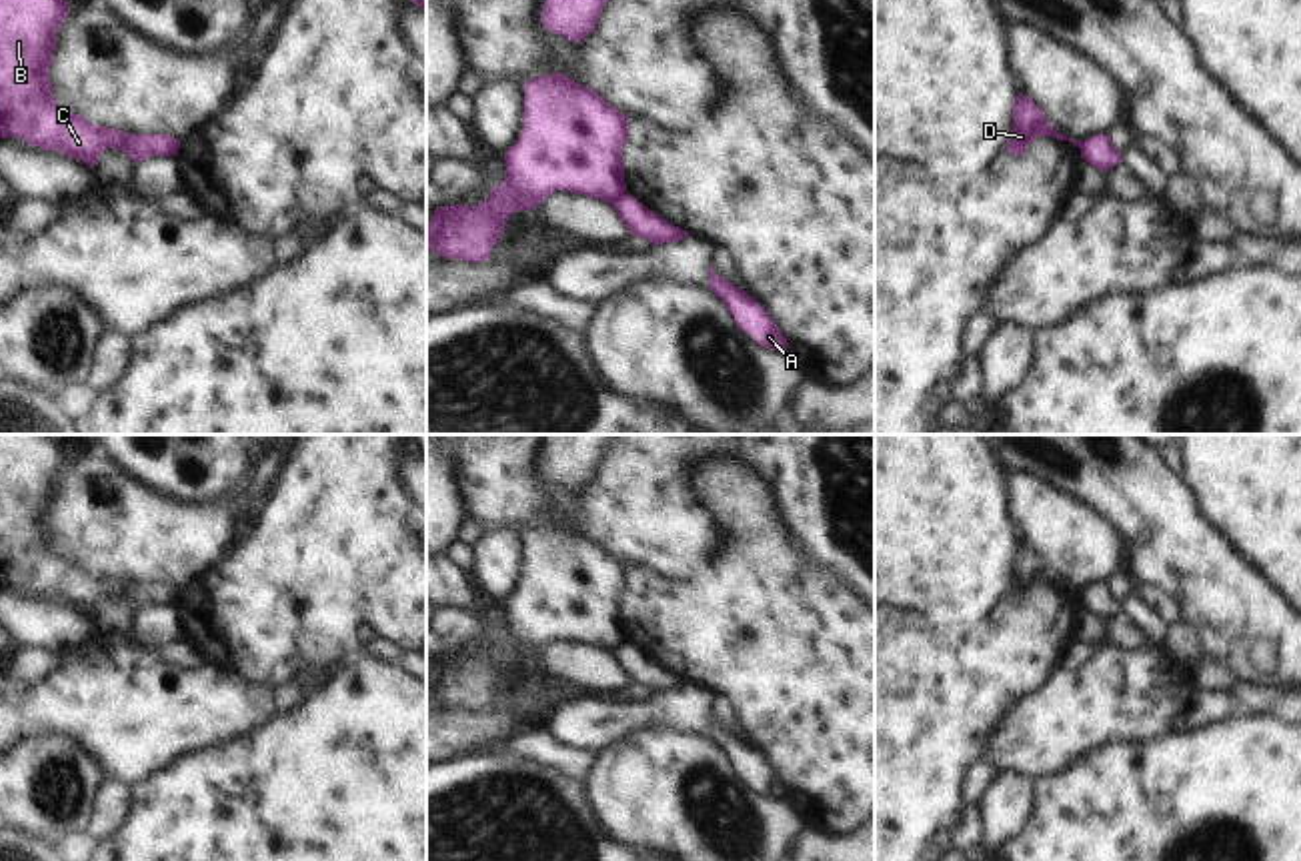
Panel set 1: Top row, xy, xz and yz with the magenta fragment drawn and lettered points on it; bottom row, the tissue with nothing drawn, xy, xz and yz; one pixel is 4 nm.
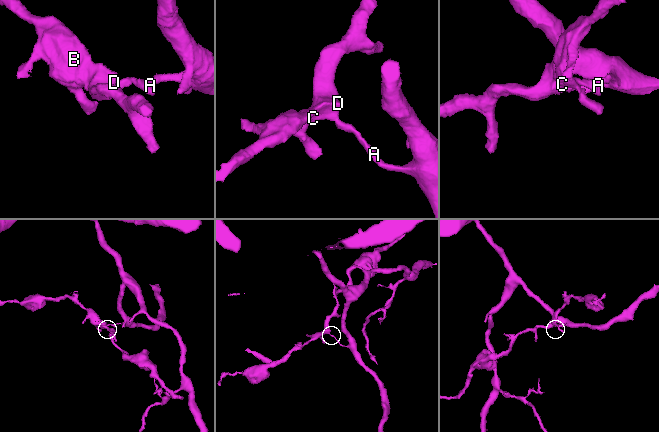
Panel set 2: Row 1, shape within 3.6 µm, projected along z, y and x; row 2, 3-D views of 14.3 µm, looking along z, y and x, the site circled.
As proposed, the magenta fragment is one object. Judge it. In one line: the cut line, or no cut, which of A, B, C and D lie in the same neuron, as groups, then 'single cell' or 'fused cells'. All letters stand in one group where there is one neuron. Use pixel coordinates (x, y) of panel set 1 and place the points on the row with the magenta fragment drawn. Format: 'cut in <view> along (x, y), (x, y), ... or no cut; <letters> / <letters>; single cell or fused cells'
cut in xz along (625, 191), (613, 203); A / B C D; fused cells

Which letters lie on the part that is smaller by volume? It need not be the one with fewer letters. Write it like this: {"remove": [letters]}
{"remove": ["B", "C", "D"]}

